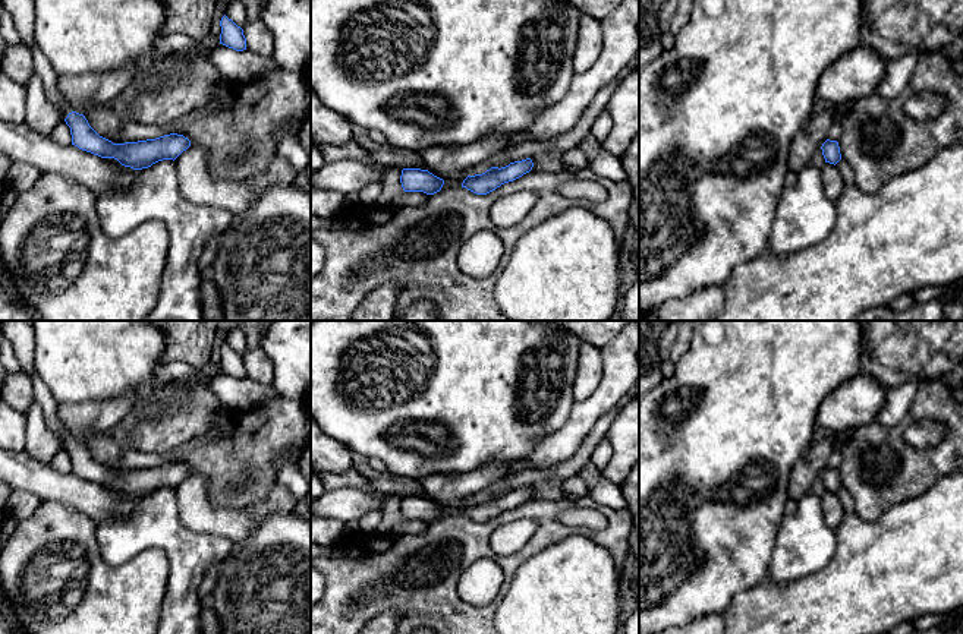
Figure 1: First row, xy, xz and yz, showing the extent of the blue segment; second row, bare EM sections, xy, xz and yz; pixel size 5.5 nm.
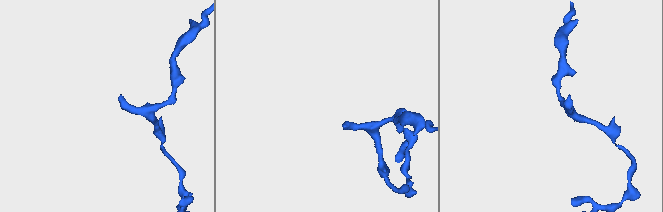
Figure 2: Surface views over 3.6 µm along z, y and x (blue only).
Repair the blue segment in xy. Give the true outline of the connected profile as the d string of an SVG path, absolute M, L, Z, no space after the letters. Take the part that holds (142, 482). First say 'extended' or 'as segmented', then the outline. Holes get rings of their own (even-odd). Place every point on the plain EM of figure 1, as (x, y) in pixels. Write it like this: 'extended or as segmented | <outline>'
extended | M32 372L29 375L34 398L40 404L45 426L63 441L66 452L70 455L72 473L82 479L91 480L101 486L114 486L122 493L133 498L148 496L163 488L176 488L191 474L191 469L183 463L170 461L155 467L113 471L100 464L88 451L84 442L72 439L62 422L57 419L59 403L53 397L48 387Z

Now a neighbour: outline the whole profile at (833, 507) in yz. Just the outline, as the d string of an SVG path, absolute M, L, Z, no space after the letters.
M825 491L821 496L824 518L831 529L837 529L844 517L844 507L841 498L830 491Z

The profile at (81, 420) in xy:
M126 392L122 398L108 401L59 404L57 419L72 439L85 442L94 433L107 433L111 428L128 423L135 410L136 398Z

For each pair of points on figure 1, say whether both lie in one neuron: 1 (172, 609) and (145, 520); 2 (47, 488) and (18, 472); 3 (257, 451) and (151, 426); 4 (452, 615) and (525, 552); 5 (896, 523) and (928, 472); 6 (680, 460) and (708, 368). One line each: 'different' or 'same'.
1: same
2: same
3: same
4: same
5: different
6: same

